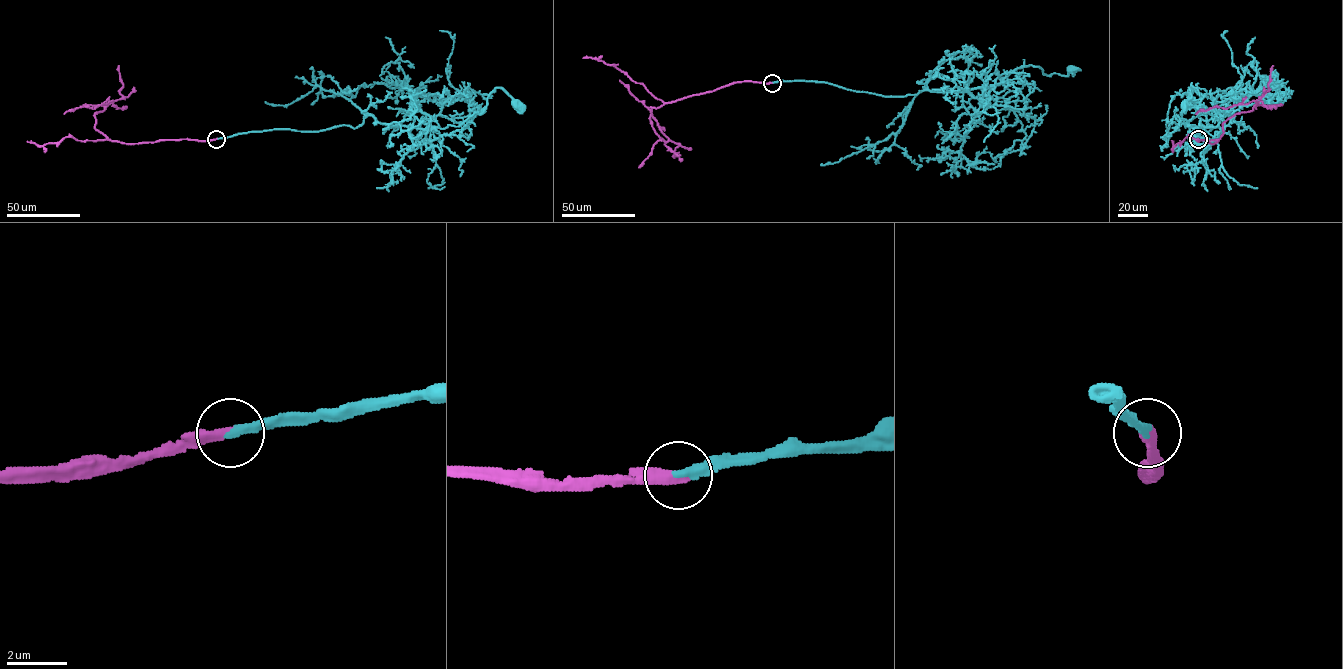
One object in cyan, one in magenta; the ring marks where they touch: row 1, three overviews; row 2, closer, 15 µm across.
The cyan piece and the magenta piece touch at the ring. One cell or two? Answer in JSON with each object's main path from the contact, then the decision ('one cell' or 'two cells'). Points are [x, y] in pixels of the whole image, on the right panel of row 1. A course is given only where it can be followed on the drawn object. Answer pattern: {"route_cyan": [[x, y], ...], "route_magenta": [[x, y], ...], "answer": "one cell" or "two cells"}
{"route_cyan": [[1198, 139], [1196, 131], [1212, 125], [1206, 113], [1204, 129], [1184, 124], [1190, 88], [1185, 104]], "route_magenta": [[1198, 139], [1215, 143], [1223, 123], [1257, 103], [1214, 106], [1196, 114]], "answer": "one cell"}

